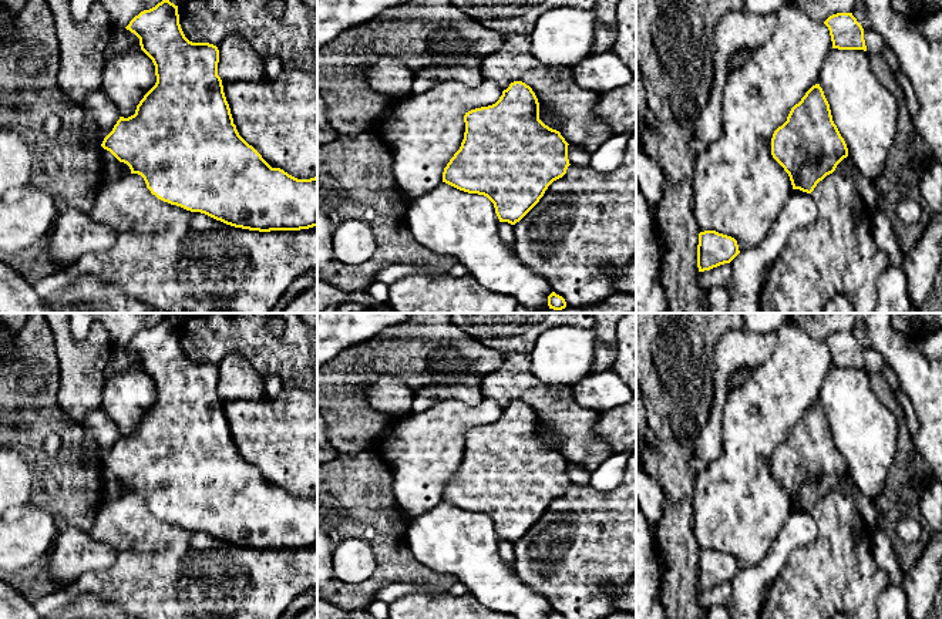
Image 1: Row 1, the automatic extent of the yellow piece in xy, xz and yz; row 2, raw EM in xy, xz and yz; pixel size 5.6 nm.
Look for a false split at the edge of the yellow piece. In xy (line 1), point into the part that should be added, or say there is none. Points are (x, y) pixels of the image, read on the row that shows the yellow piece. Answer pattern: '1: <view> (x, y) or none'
1: none

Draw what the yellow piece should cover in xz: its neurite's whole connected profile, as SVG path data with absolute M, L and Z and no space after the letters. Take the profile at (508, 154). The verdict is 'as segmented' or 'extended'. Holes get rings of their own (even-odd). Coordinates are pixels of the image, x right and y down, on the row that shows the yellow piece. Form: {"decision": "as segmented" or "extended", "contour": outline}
{"decision": "as segmented", "contour": "M522 81L511 83L495 104L465 112L464 122L464 139L444 168L443 182L487 196L494 203L499 222L519 222L571 165L569 144L559 131L539 120L538 98Z"}

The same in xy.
{"decision": "as segmented", "contour": "M162 0L135 16L125 28L139 38L141 50L152 60L157 83L139 101L134 115L120 117L101 147L127 164L131 174L141 175L152 195L171 205L249 231L300 231L317 226L317 176L297 179L280 168L272 168L239 135L218 75L219 50L213 44L192 43L185 37L178 6Z"}

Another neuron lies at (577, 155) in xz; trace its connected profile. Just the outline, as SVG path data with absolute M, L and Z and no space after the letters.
M568 145L568 159L571 165L589 166L591 154L578 145Z

